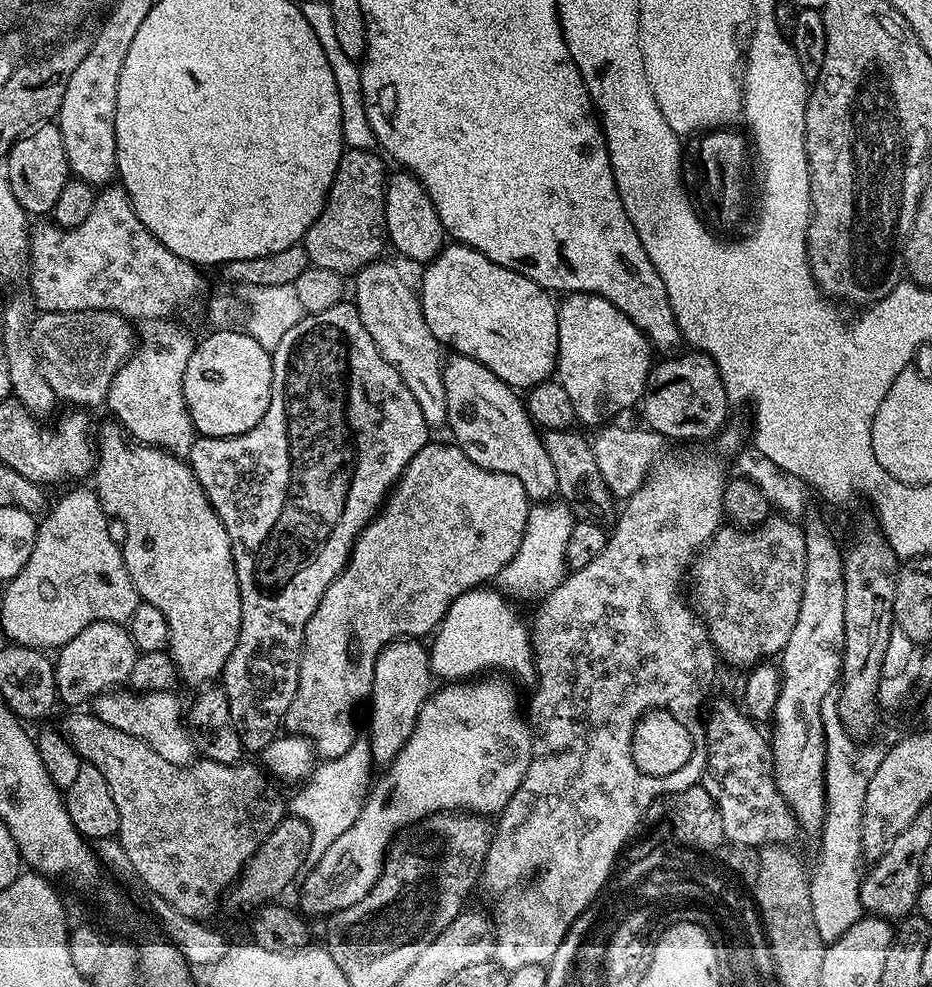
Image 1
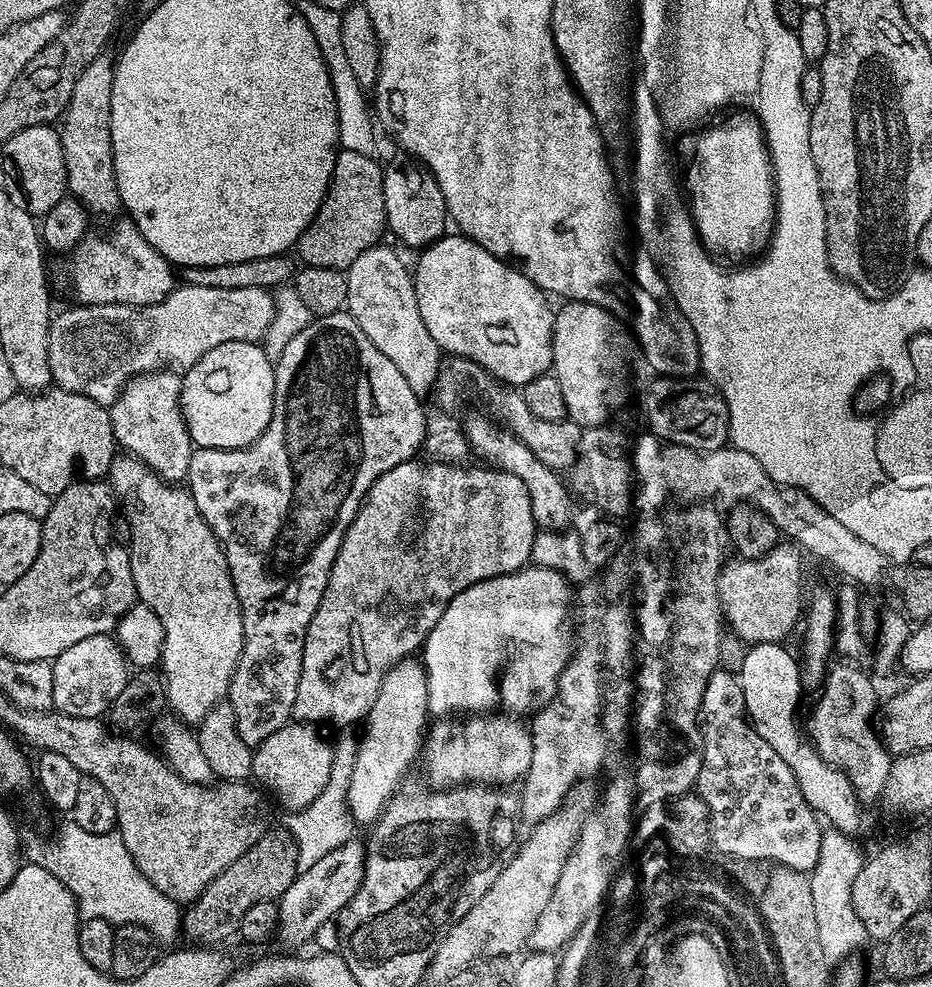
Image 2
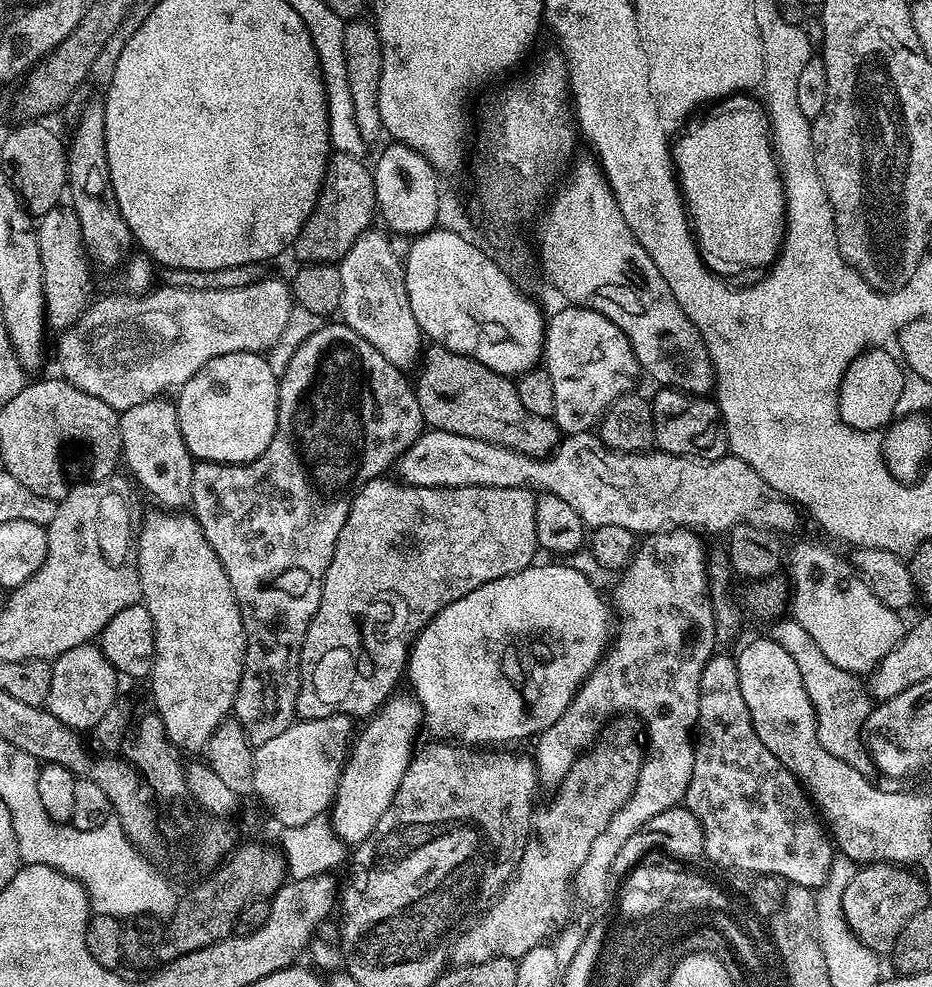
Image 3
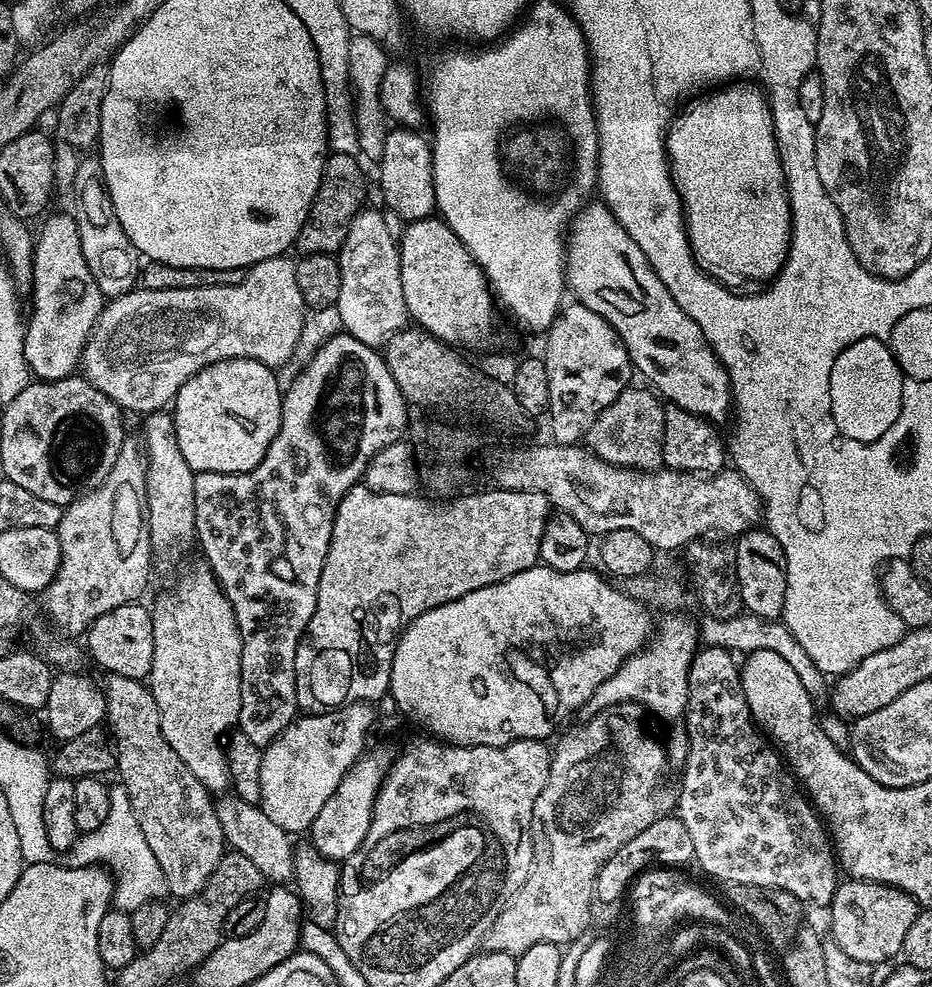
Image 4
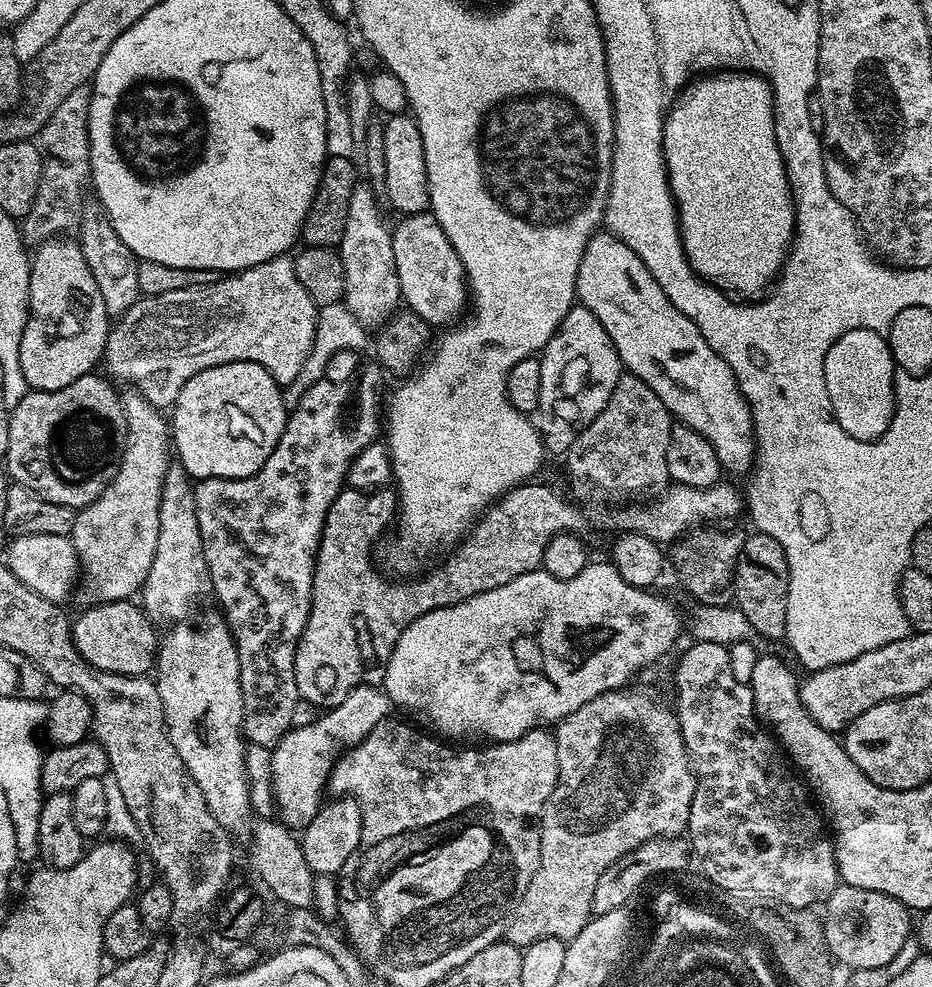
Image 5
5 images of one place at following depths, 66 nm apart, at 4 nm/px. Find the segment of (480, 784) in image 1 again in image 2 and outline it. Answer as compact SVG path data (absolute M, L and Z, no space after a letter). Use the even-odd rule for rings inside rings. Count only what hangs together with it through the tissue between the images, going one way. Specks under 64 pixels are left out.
M510 714L440 718L427 729L422 741L422 756L428 759L427 783L437 789L469 782L485 786L512 786L515 780L516 783L523 781L530 770L532 734L527 723ZM353 838L347 844L338 846L338 850L330 850L326 858L318 858L314 866L303 869L290 882L290 886L281 895L280 922L278 937L285 944L285 949L300 950L304 943L319 930L323 924L331 925L340 911L354 898L358 886L364 877L364 857L366 848L359 839Z

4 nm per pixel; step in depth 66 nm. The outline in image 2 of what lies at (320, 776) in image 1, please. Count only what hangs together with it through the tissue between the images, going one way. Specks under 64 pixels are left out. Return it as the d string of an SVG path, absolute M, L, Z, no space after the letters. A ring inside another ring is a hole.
M355 735L344 736L334 748L330 778L326 778L326 786L322 786L322 794L310 802L310 806L293 811L286 823L287 831L292 833L298 846L298 866L301 870L314 866L318 858L326 858L330 850L338 850L338 846L347 844L353 839L354 821L348 812L348 791L350 790L350 774L354 770L354 758L358 740Z

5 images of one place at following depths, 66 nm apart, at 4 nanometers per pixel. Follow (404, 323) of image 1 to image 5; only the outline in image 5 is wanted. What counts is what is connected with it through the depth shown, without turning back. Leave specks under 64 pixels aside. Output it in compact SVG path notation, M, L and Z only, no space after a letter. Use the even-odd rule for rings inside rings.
M364 182L356 183L354 194L350 194L346 230L342 230L342 238L338 245L342 266L346 270L342 302L352 311L354 318L358 318L358 322L365 326L383 324L402 304L400 283L394 266L392 233L389 225L384 225L384 220L380 217L380 208L376 203L378 197L371 187Z

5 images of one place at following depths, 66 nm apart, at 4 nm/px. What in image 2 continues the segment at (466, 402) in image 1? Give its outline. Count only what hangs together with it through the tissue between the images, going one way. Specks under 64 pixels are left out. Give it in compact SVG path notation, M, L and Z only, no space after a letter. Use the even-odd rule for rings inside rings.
M468 416L462 423L464 437L468 439L469 449L481 456L481 461L487 462L491 467L514 474L526 482L526 490L530 494L534 522L537 529L545 532L562 532L573 527L572 524L572 496L563 484L561 477L553 468L547 468L528 449L513 432L501 426L491 416Z

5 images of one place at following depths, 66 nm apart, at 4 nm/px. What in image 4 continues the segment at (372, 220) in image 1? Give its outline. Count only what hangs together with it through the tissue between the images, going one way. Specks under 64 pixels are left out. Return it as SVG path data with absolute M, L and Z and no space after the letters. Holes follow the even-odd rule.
M332 152L322 170L322 182L318 186L318 194L308 211L306 222L298 234L294 245L297 253L310 254L339 253L346 242L346 234L352 219L365 207L364 172L360 169L361 161L350 154Z

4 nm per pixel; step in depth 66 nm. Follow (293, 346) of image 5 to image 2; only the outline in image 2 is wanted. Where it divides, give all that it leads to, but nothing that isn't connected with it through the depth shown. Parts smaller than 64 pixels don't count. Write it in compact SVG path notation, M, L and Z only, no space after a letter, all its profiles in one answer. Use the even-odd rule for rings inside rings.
M184 284L173 288L160 304L147 304L141 308L132 304L80 304L75 307L65 312L57 311L48 322L48 361L52 384L111 406L135 376L164 369L190 369L198 358L202 358L202 354L214 350L214 346L220 346L222 342L263 341L274 318L276 301L267 288L214 290L214 286Z

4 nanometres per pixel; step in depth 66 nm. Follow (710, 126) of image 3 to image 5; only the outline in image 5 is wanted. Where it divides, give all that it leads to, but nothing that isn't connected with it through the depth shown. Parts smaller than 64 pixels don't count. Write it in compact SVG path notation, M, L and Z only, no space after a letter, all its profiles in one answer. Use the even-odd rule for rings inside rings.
M728 70L723 74L708 74L691 81L679 93L676 105L667 109L664 118L664 166L668 169L668 186L672 190L672 199L676 201L676 214L680 221L680 241L684 244L684 253L688 265L698 276L703 276L709 284L722 292L735 294L740 298L752 298L755 292L763 293L768 283L777 279L784 267L784 261L790 251L796 230L796 206L794 189L788 184L788 175L782 162L782 154L776 141L776 105L772 102L772 88L763 75L748 72L752 70Z

